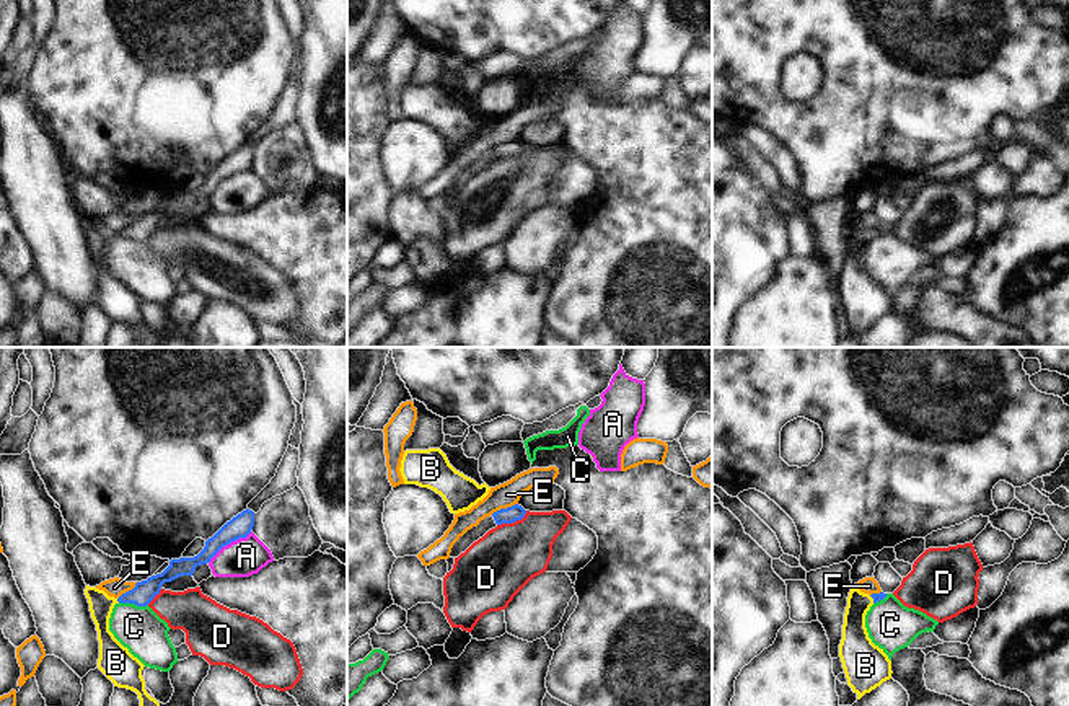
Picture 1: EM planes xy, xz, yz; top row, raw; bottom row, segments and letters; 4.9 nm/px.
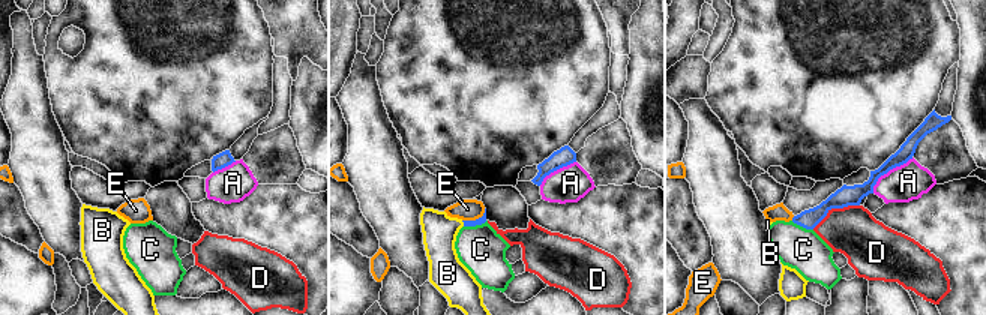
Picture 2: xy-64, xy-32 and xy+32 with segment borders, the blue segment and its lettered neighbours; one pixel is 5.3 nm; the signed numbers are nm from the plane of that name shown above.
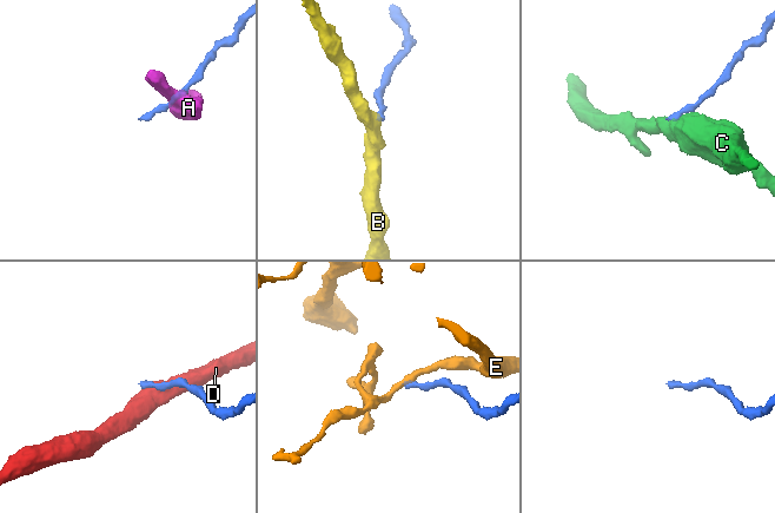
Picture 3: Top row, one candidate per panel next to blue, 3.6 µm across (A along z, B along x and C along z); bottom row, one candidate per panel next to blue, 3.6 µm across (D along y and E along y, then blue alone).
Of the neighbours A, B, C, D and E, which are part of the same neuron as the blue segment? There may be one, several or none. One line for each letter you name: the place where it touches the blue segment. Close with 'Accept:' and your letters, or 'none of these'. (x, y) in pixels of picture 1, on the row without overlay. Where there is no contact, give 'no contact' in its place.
B: contact xy (118, 235)
Accept: B

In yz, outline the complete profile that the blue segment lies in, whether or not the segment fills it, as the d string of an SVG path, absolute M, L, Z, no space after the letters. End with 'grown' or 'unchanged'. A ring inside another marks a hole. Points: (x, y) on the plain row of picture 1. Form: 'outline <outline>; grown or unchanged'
outline M852 222L844 248L842 274L839 292L847 313L847 320L860 334L883 316L891 313L891 295L872 277L865 263L865 249L870 241L883 235L886 228L864 228Z; grown

